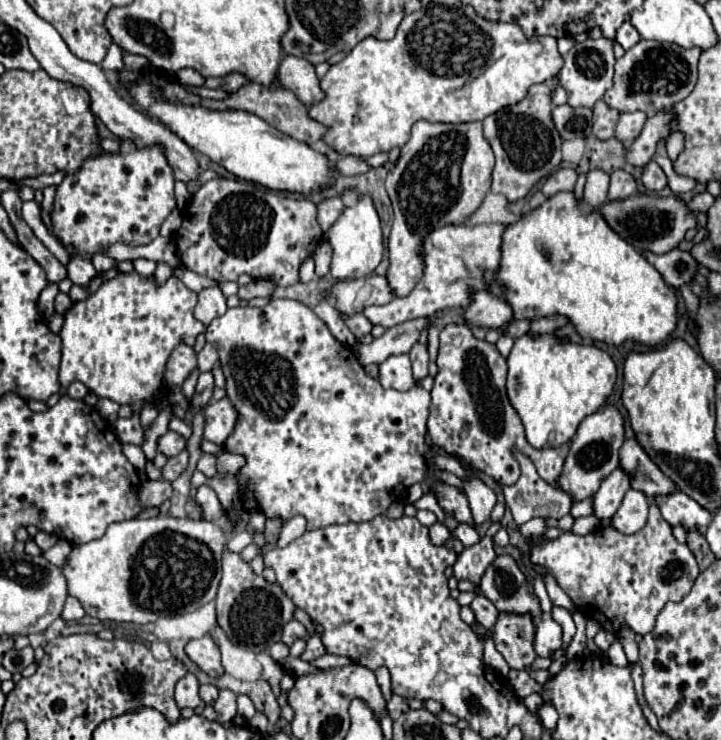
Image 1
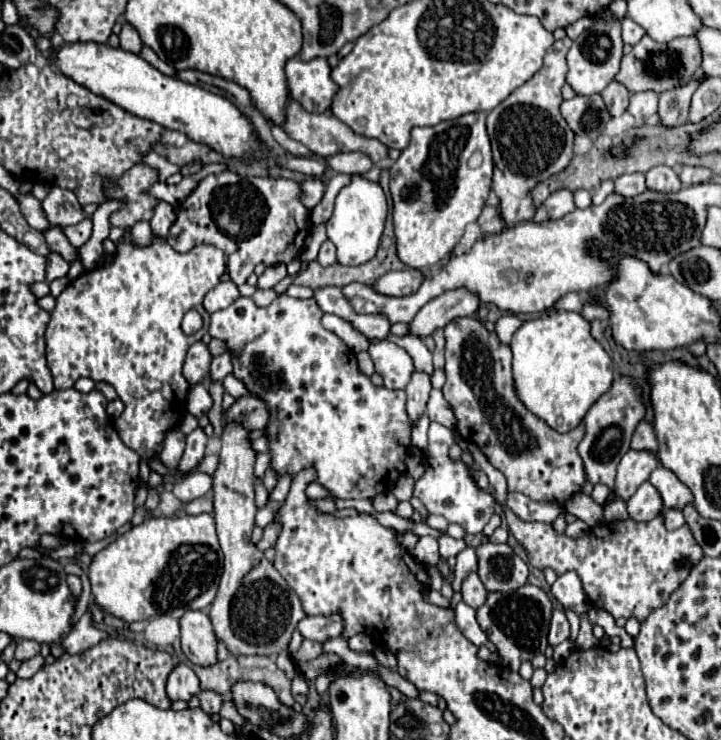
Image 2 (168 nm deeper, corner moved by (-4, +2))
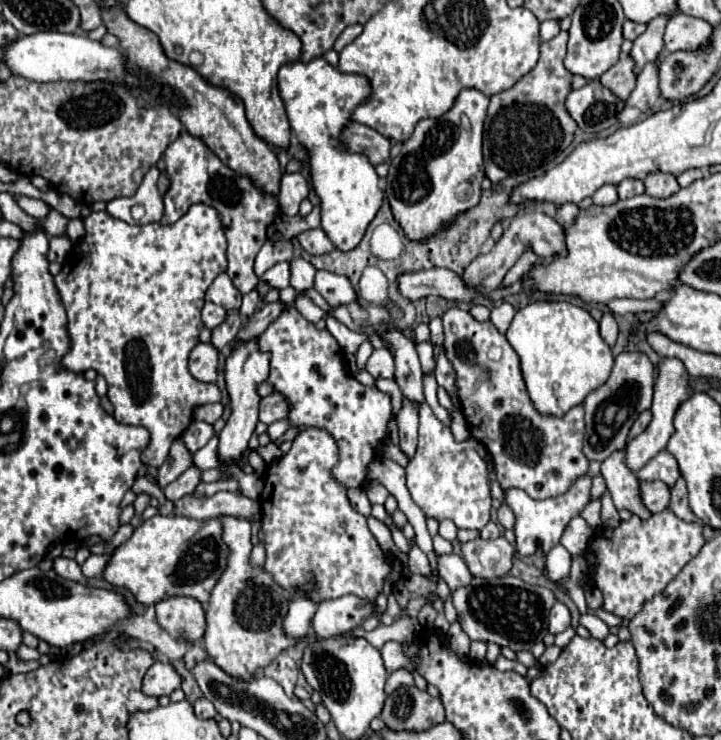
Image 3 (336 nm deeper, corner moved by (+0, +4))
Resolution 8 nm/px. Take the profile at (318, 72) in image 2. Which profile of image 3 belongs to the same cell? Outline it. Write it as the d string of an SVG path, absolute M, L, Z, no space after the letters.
M315 57L309 63L285 63L279 69L279 93L291 129L311 155L311 179L321 199L321 229L339 251L353 251L377 215L383 191L379 189L379 177L369 159L359 153L343 153L337 137L349 123L351 111L369 97L369 81L361 75L339 73L323 57Z

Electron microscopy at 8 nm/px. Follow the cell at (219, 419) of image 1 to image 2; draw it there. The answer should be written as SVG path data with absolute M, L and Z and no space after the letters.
M241 397L237 403L227 411L227 419L241 421L247 429L265 429L269 421L269 409L265 407L263 399L257 397Z

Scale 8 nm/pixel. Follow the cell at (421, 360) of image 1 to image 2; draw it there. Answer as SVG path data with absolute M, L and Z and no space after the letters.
M415 371L407 389L405 389L405 393L407 393L407 415L409 415L409 419L413 419L413 425L425 413L429 391L431 391L429 375L425 375L421 371Z

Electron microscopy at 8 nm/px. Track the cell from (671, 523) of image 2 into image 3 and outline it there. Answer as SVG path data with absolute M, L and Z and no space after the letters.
M625 451L613 453L611 457L607 457L601 463L601 475L607 483L607 489L611 491L617 511L629 509L631 513L639 515L641 519L649 519L652 513L641 505L639 491L637 491L637 477L633 473L629 473L627 465L623 463L623 457L625 457Z

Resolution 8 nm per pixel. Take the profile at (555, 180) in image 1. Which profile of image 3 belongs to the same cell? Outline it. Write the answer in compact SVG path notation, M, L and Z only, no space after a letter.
M563 203L557 207L557 213L555 213L555 221L559 225L569 225L569 221L573 221L573 217L579 213L579 207L575 203Z

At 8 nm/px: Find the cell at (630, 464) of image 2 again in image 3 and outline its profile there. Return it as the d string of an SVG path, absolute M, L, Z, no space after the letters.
M665 359L665 361L661 361L659 375L657 375L657 381L655 381L653 407L651 407L653 421L649 423L645 433L641 433L639 437L635 437L633 441L627 443L625 463L633 473L637 473L645 463L649 463L657 453L661 453L667 447L667 443L669 443L669 439L673 435L673 415L675 415L677 407L681 405L681 401L685 401L689 397L689 393L691 393L691 389L687 387L687 369L683 365L683 361L681 359Z

